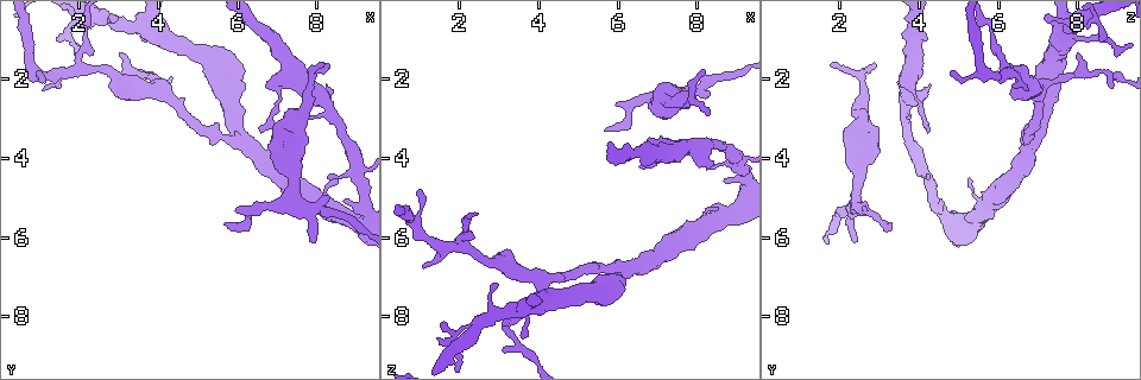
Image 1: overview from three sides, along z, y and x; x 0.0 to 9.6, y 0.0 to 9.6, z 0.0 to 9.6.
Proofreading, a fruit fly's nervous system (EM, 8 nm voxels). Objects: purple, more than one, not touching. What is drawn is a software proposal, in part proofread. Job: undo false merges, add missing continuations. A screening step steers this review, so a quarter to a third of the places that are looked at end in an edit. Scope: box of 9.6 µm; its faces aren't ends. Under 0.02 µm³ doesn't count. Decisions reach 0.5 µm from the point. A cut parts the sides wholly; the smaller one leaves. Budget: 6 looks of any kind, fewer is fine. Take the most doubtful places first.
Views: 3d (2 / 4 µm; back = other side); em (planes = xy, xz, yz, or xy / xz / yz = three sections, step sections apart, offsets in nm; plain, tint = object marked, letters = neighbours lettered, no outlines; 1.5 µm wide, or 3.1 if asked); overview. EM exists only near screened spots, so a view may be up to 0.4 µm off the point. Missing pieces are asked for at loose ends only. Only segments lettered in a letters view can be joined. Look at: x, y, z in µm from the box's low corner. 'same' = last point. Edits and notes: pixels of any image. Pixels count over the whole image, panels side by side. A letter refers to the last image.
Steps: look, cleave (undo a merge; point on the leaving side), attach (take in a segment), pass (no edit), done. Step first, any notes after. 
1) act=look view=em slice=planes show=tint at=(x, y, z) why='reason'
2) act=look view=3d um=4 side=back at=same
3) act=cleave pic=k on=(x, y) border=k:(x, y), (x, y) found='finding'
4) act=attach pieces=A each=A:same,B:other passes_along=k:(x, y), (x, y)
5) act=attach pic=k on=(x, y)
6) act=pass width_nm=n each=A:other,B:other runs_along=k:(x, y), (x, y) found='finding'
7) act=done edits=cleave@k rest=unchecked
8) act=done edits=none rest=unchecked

act=look view=em slice=planes show=letters at=(7.75, 2.90, 3.80) why='an open end'

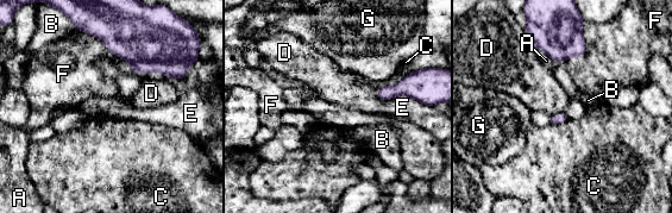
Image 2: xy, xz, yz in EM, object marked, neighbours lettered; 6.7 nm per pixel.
act=pass each=A:other,B:other,C:other,D:other,E:other,F:other,G:other border=2:(390, 99), (408, 95), (420, 102) found='none of them fits'

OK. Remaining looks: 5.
act=look view=3d um=4 at=(8.70, 5.00, 4.50) why='branch stops here'

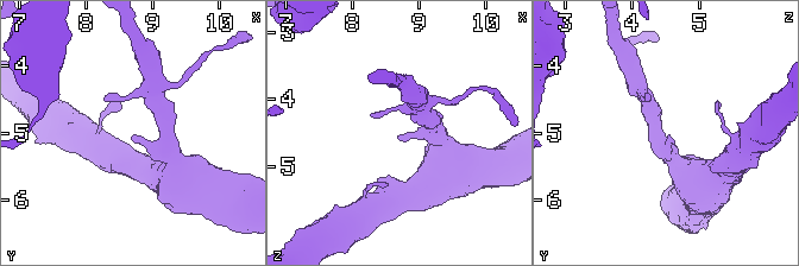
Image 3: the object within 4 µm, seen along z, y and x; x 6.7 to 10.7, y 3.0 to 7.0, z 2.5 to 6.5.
act=look view=em slice=yz step=4 show=letters at=(8.70, 5.05, 4.50) arm_widths_nm=260,320 why='shape alone is not enough'

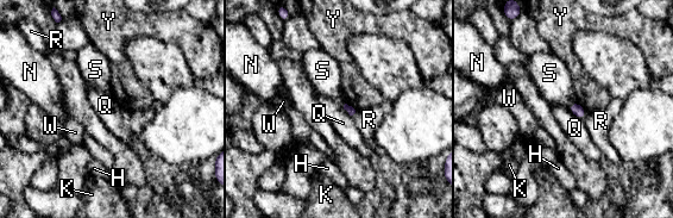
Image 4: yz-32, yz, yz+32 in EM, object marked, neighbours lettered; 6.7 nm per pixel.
act=pass each=H:other,K:other,N:other,Q:other,R:other,S:other,W:other,Y:other border=4:(567, 107), (582, 119) found='none of them fits'

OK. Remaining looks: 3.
act=look view=em slice=yz step=8 show=tint at=(2.05, 1.80, 6.25) why='three-way junction'

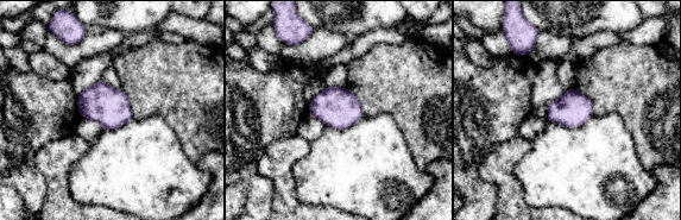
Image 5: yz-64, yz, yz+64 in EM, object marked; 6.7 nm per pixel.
act=look view=em slice=planes show=tint at=same why='cut it another way'

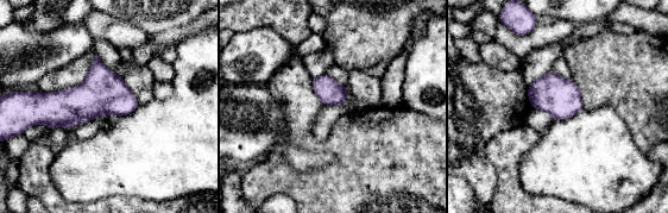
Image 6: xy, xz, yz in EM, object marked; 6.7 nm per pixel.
act=look view=em slice=planes show=letters at=same why='see the neighbours'

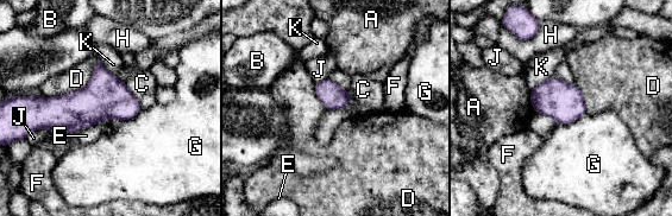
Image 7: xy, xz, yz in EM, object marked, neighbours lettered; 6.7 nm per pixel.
act=pass each=A:other,B:other,C:other,D:other,E:other,F:other,G:other,H:other,J:other,K:other border=7:(585, 113), (569, 124), (557, 124) found='one neuron here'

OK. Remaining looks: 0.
act=done edits=none rest=unchecked

